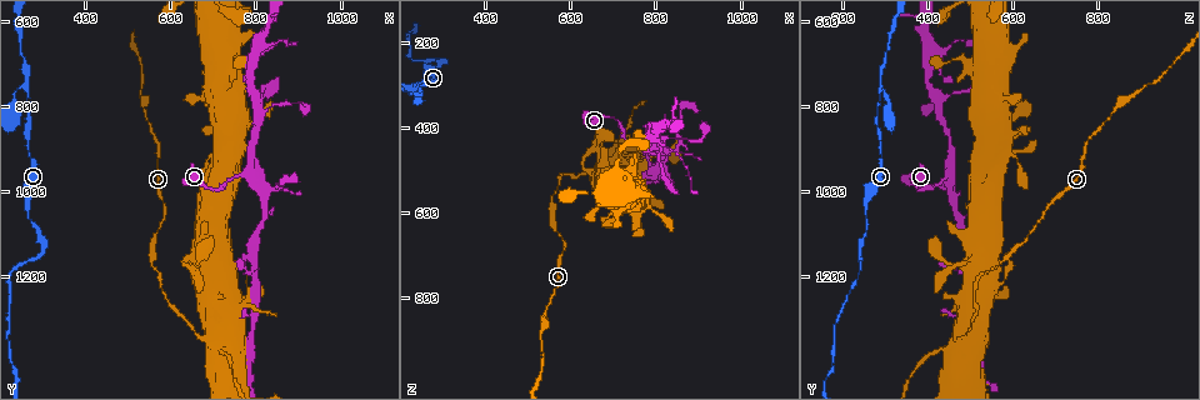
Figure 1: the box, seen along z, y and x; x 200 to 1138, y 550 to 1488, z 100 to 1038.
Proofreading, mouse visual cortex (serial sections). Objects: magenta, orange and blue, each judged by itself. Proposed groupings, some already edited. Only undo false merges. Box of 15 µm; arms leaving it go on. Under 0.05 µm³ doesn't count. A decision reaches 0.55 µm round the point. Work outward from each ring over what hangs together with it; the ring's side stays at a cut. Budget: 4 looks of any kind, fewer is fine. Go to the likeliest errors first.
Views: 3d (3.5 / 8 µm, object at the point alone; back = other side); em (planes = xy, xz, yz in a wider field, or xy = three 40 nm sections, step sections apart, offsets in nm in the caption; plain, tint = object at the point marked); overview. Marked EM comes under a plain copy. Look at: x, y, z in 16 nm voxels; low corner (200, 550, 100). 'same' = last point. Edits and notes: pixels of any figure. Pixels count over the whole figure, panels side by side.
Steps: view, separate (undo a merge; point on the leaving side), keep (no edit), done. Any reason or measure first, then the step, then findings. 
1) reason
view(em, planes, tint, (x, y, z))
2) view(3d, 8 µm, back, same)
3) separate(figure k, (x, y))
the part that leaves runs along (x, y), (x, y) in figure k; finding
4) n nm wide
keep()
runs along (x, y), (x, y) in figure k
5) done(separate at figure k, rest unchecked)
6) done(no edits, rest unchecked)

a fork
view(3d, 3.5 µm, (275, 765, 285))

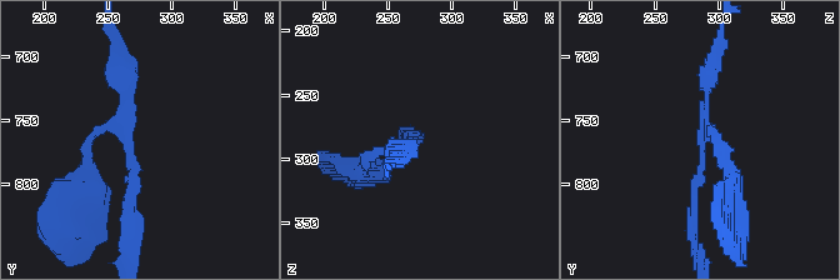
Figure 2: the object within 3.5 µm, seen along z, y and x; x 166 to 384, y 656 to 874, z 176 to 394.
3 arms; arms of 150, 150, 200 nm; shape alone is not enough
view(em, xy, step 3, tint, (270, 764, 284))

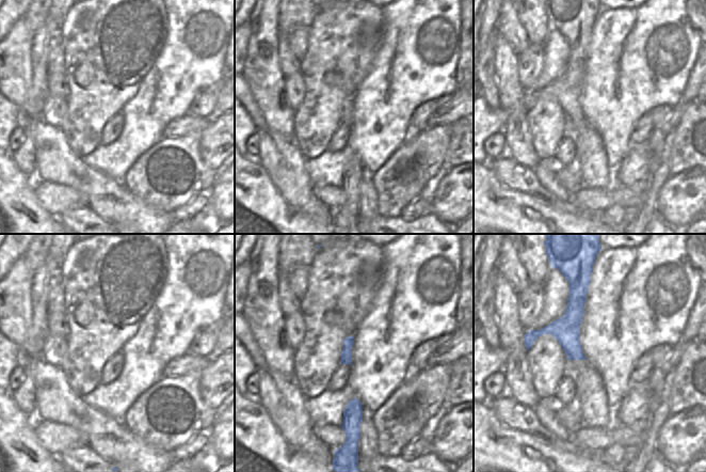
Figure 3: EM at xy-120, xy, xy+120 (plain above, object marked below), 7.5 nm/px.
keep()
runs along (695, 224), (704, 131), (730, 170) in figure 2; all the same cell

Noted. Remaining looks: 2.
sharp bend
view(3d, 3.5 µm, (295, 1145, 240))

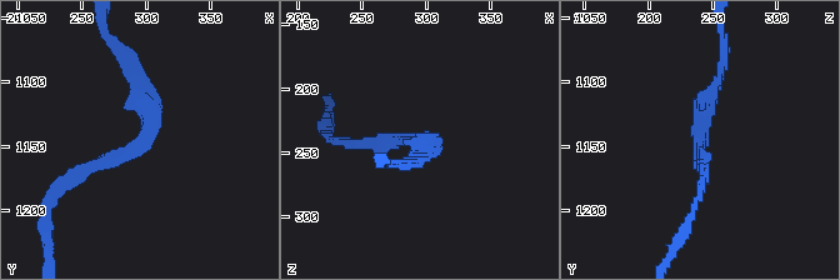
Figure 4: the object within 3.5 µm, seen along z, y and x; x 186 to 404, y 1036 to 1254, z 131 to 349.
need the tissue
view(em, xy, step 5, tint, (298, 1146, 244))

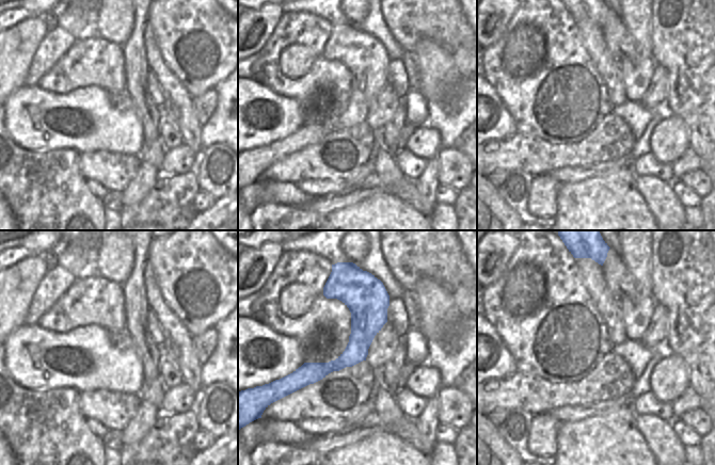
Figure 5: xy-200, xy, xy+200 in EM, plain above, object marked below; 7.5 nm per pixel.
keep()
continuous, no second cell

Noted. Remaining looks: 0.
done(no edits, rest unchecked)

